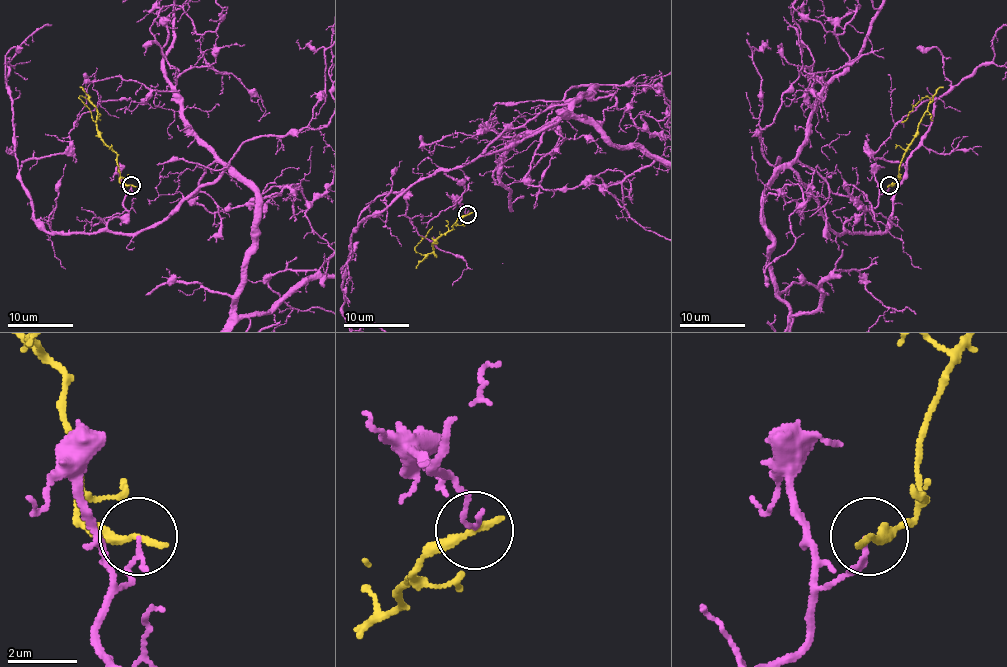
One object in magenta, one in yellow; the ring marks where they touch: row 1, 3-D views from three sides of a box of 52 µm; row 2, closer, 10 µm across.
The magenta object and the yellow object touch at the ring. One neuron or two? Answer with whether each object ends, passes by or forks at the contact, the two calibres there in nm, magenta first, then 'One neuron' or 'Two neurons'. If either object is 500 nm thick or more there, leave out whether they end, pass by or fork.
At the ring magenta ends. At the ring yellow ends. Thickness 120 nm (magenta) against 280 nm. Two neurons

